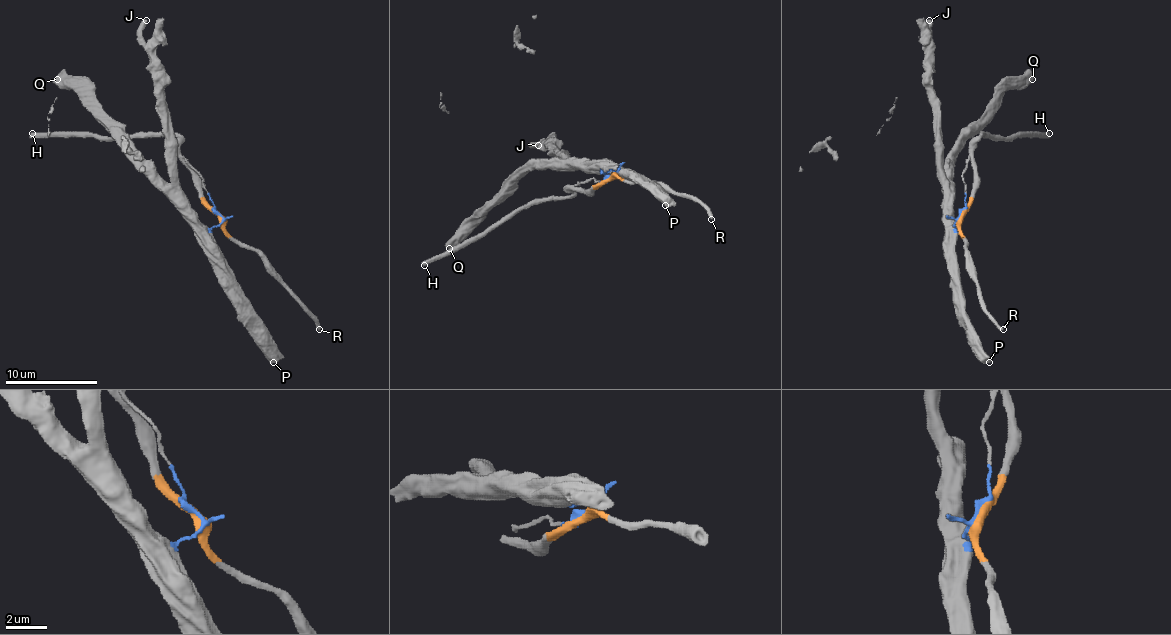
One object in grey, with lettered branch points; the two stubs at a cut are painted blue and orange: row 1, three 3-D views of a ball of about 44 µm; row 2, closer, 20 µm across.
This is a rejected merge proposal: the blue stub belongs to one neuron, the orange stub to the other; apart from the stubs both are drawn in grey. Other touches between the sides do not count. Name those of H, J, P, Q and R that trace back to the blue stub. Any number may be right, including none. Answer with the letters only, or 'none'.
J, P, Q

